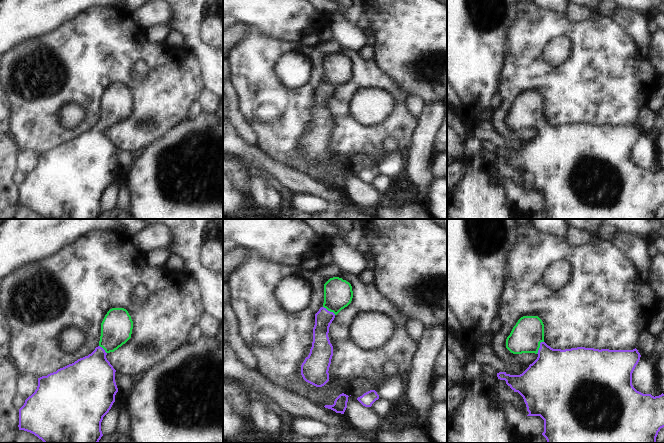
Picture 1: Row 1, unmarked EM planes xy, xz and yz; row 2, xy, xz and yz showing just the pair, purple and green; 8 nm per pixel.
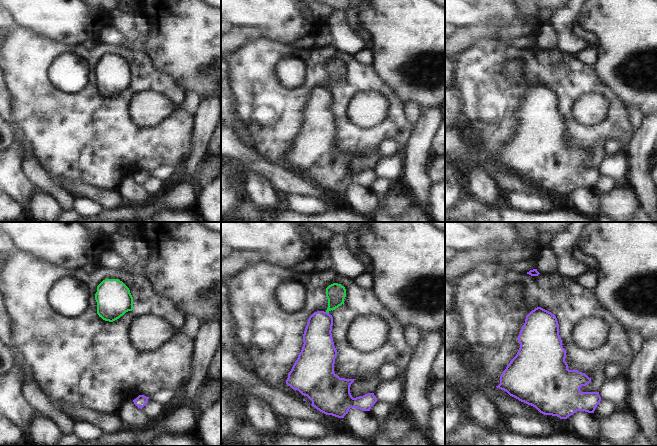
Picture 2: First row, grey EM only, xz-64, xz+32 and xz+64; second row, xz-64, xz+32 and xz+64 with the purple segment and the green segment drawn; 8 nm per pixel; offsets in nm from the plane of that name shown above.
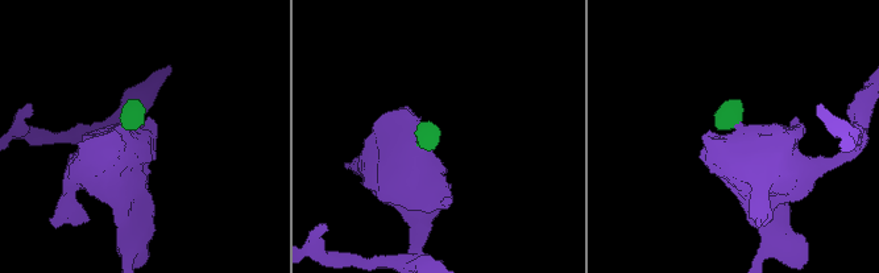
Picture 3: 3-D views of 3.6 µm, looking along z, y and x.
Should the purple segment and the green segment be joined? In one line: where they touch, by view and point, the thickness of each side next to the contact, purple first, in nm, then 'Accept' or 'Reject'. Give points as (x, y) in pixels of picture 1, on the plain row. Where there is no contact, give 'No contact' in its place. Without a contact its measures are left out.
Touches purple at yz (540, 123). Thickness 400 nm (purple) against 260 nm. Accept.

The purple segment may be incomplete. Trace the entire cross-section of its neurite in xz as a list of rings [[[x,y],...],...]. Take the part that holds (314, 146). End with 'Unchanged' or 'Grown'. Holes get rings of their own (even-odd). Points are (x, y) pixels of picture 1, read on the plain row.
[[[333,53],[324,60],[324,79],[315,90],[312,123],[301,141],[303,155],[316,163],[329,157],[328,147],[333,132],[333,122],[328,113],[330,100],[352,74],[352,62],[346,56]]]. Grown.

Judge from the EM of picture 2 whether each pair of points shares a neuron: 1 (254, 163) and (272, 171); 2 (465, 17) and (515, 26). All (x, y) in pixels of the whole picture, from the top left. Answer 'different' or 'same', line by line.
1: same
2: same

